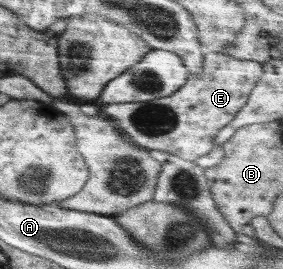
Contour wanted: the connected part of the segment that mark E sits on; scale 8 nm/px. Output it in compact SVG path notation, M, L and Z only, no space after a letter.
M205 51L201 72L189 74L184 86L174 94L156 98L148 102L122 102L100 106L100 112L117 122L118 129L132 144L139 148L163 151L182 159L195 161L210 152L213 138L218 131L236 116L236 113L247 103L251 90L263 75L263 63L253 60L238 60L228 54Z

